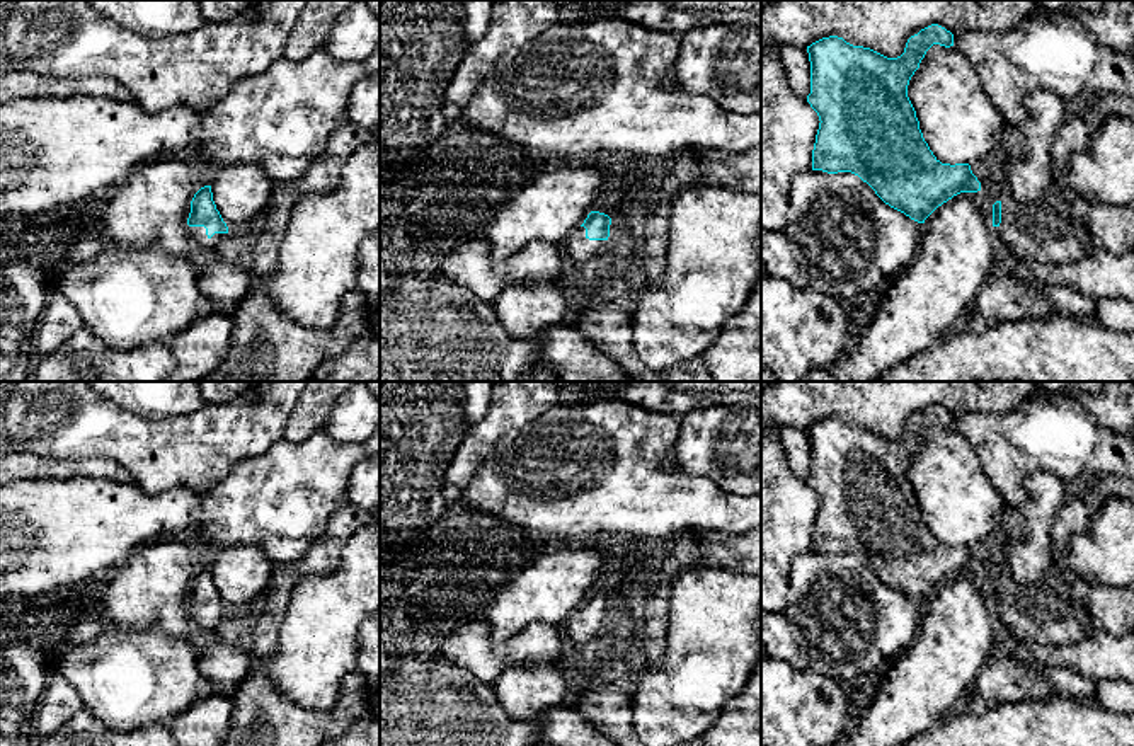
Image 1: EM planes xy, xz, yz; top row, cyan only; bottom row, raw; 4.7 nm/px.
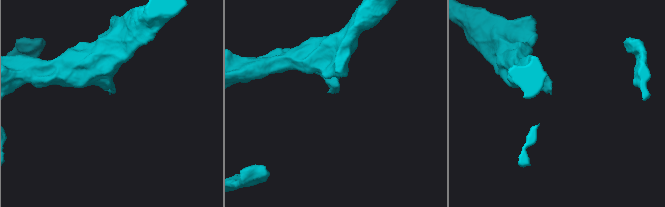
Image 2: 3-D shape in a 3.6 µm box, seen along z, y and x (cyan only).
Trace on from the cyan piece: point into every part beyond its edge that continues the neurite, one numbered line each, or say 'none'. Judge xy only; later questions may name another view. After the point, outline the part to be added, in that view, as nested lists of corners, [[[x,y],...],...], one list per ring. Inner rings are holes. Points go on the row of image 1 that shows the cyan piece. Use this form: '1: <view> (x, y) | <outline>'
1: xy (198, 234) | [[[189,227],[189,233],[192,235],[194,242],[203,249],[216,249],[226,244],[226,233],[215,233],[211,238],[206,235],[204,227]]]

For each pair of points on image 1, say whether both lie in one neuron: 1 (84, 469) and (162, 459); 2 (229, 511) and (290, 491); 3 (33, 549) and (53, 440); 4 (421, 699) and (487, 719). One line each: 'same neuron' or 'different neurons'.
1: different neurons
2: same neuron
3: different neurons
4: same neuron

